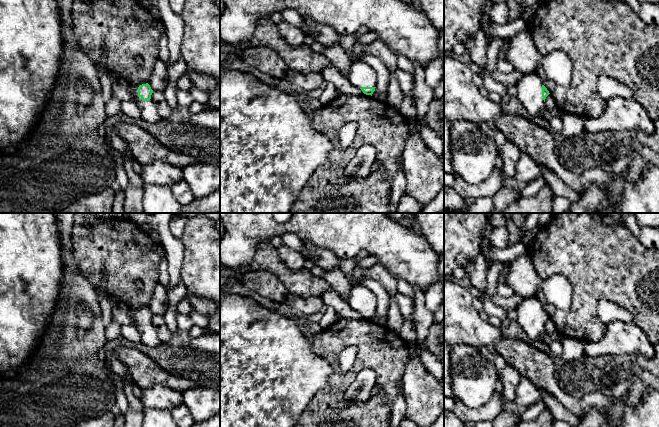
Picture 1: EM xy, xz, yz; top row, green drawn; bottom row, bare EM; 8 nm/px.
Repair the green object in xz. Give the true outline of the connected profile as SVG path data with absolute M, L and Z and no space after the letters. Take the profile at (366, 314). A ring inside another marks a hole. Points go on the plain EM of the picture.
M362 284L352 285L347 302L353 310L361 313L366 319L372 320L375 315L376 296Z

